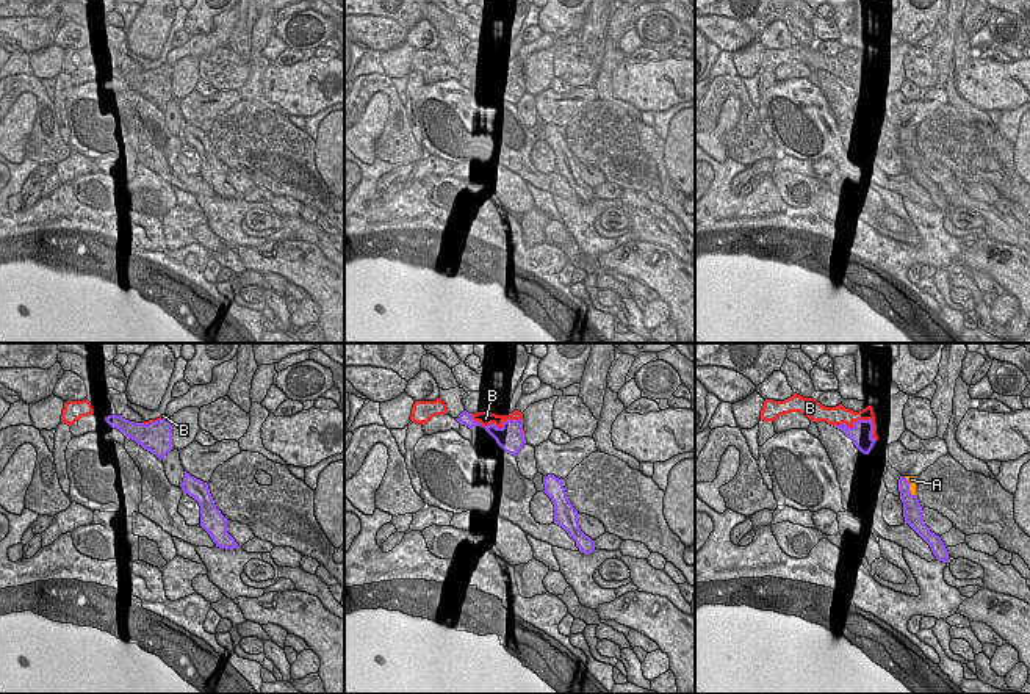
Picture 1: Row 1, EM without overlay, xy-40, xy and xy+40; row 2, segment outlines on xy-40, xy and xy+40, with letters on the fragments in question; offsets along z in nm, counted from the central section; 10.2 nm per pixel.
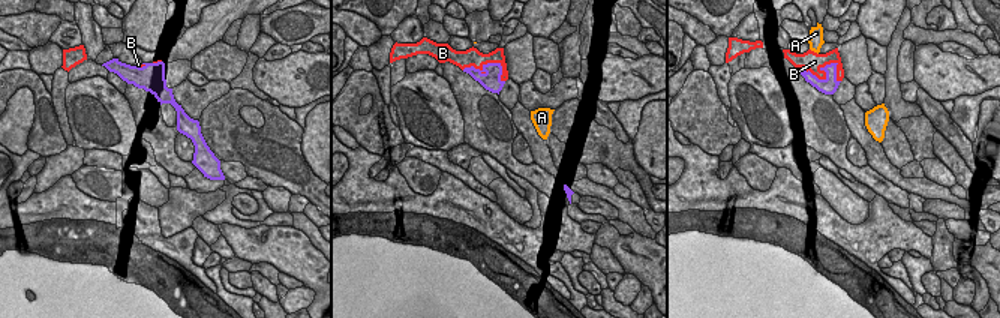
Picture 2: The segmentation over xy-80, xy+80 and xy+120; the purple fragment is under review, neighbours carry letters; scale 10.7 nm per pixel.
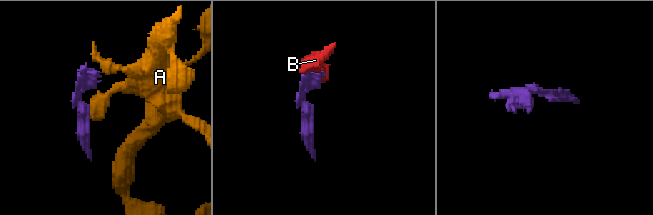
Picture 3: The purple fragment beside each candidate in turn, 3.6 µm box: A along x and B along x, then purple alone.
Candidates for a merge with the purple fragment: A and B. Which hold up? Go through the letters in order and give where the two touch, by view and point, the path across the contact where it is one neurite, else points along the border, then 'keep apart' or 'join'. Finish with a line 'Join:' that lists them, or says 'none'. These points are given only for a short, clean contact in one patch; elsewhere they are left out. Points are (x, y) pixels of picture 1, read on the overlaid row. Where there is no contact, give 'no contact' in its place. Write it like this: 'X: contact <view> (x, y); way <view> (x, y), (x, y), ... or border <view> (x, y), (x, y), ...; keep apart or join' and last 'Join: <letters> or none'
A: contact xy+40 (908, 486); border xy+40 (903, 477), (914, 495); keep apart
B: contact xy+40 (861, 420); keep apart
Join: none

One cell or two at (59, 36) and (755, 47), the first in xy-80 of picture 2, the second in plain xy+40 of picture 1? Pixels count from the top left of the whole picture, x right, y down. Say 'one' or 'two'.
two

